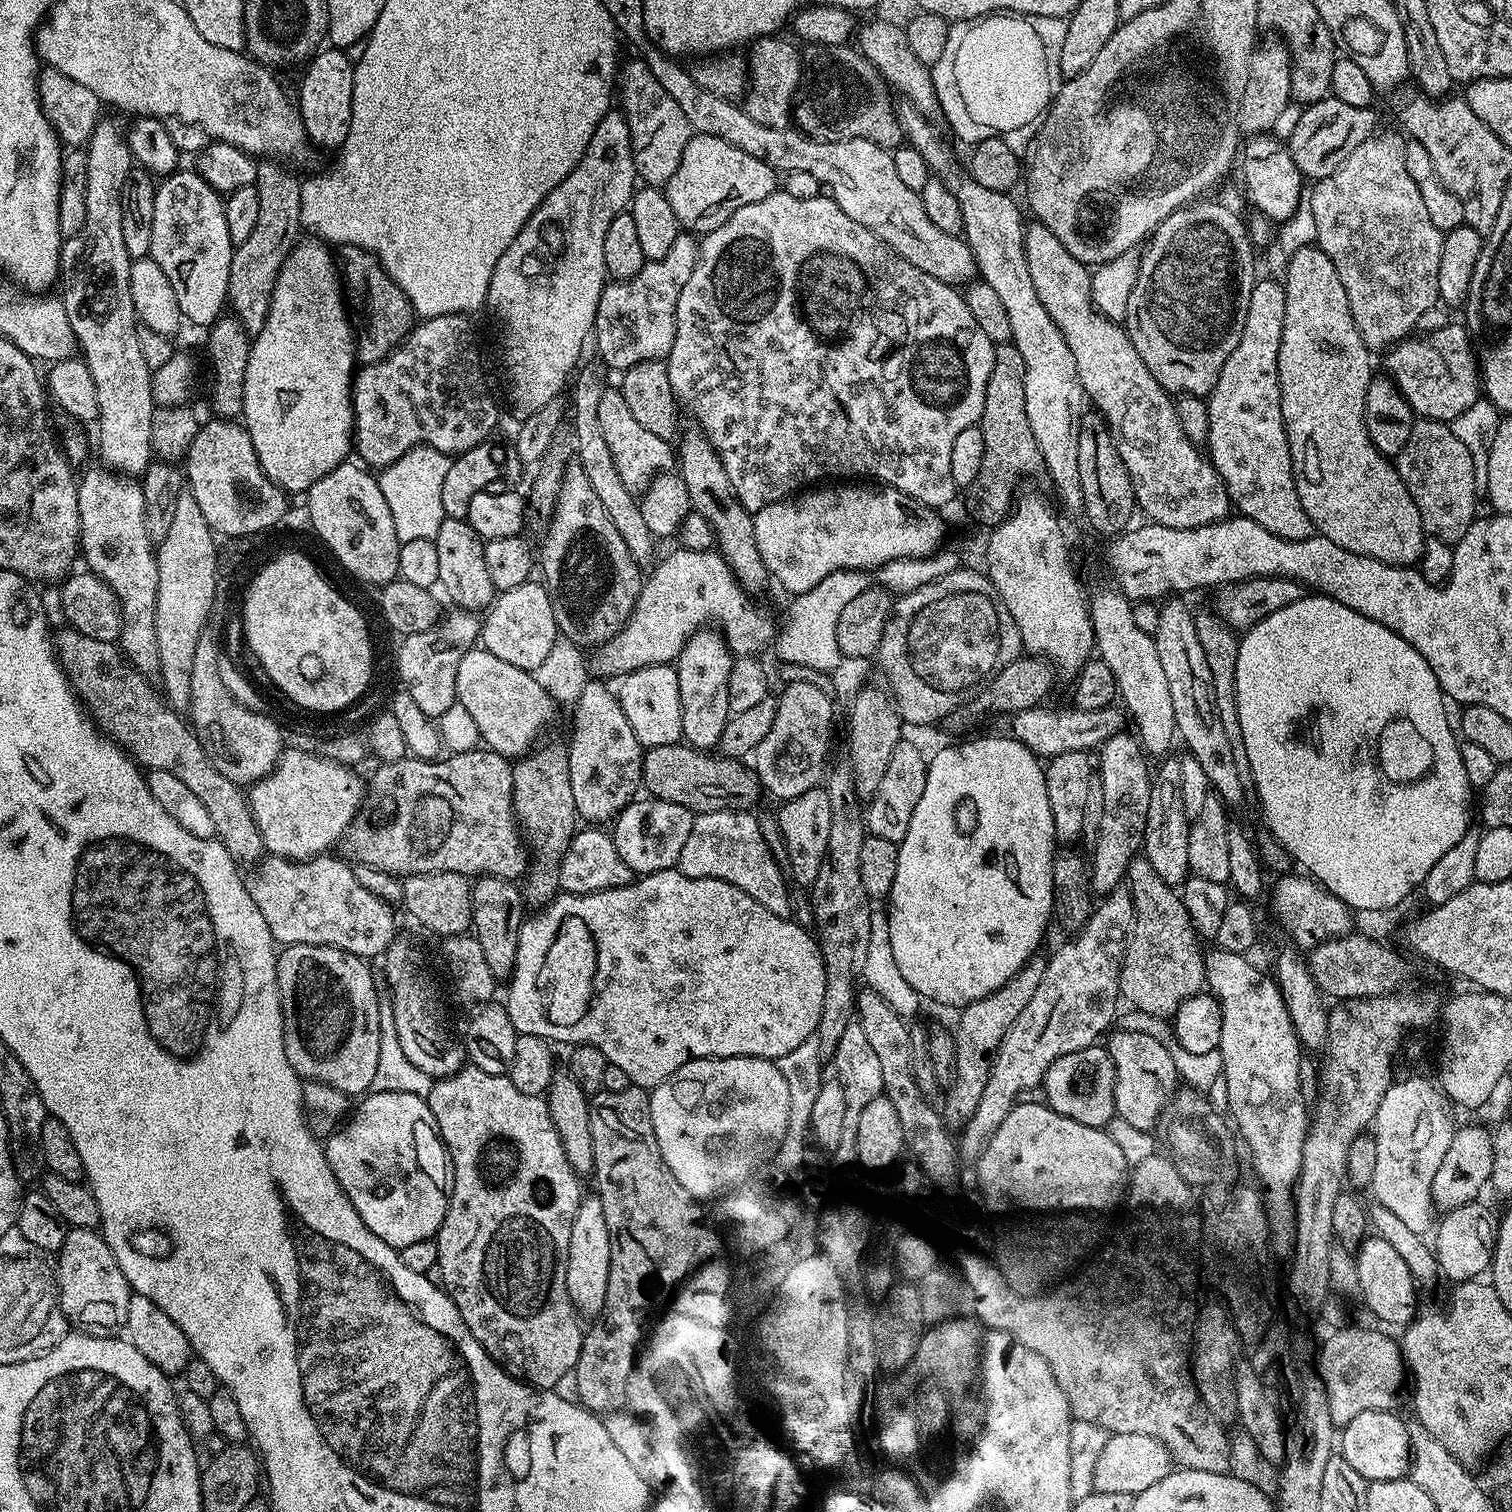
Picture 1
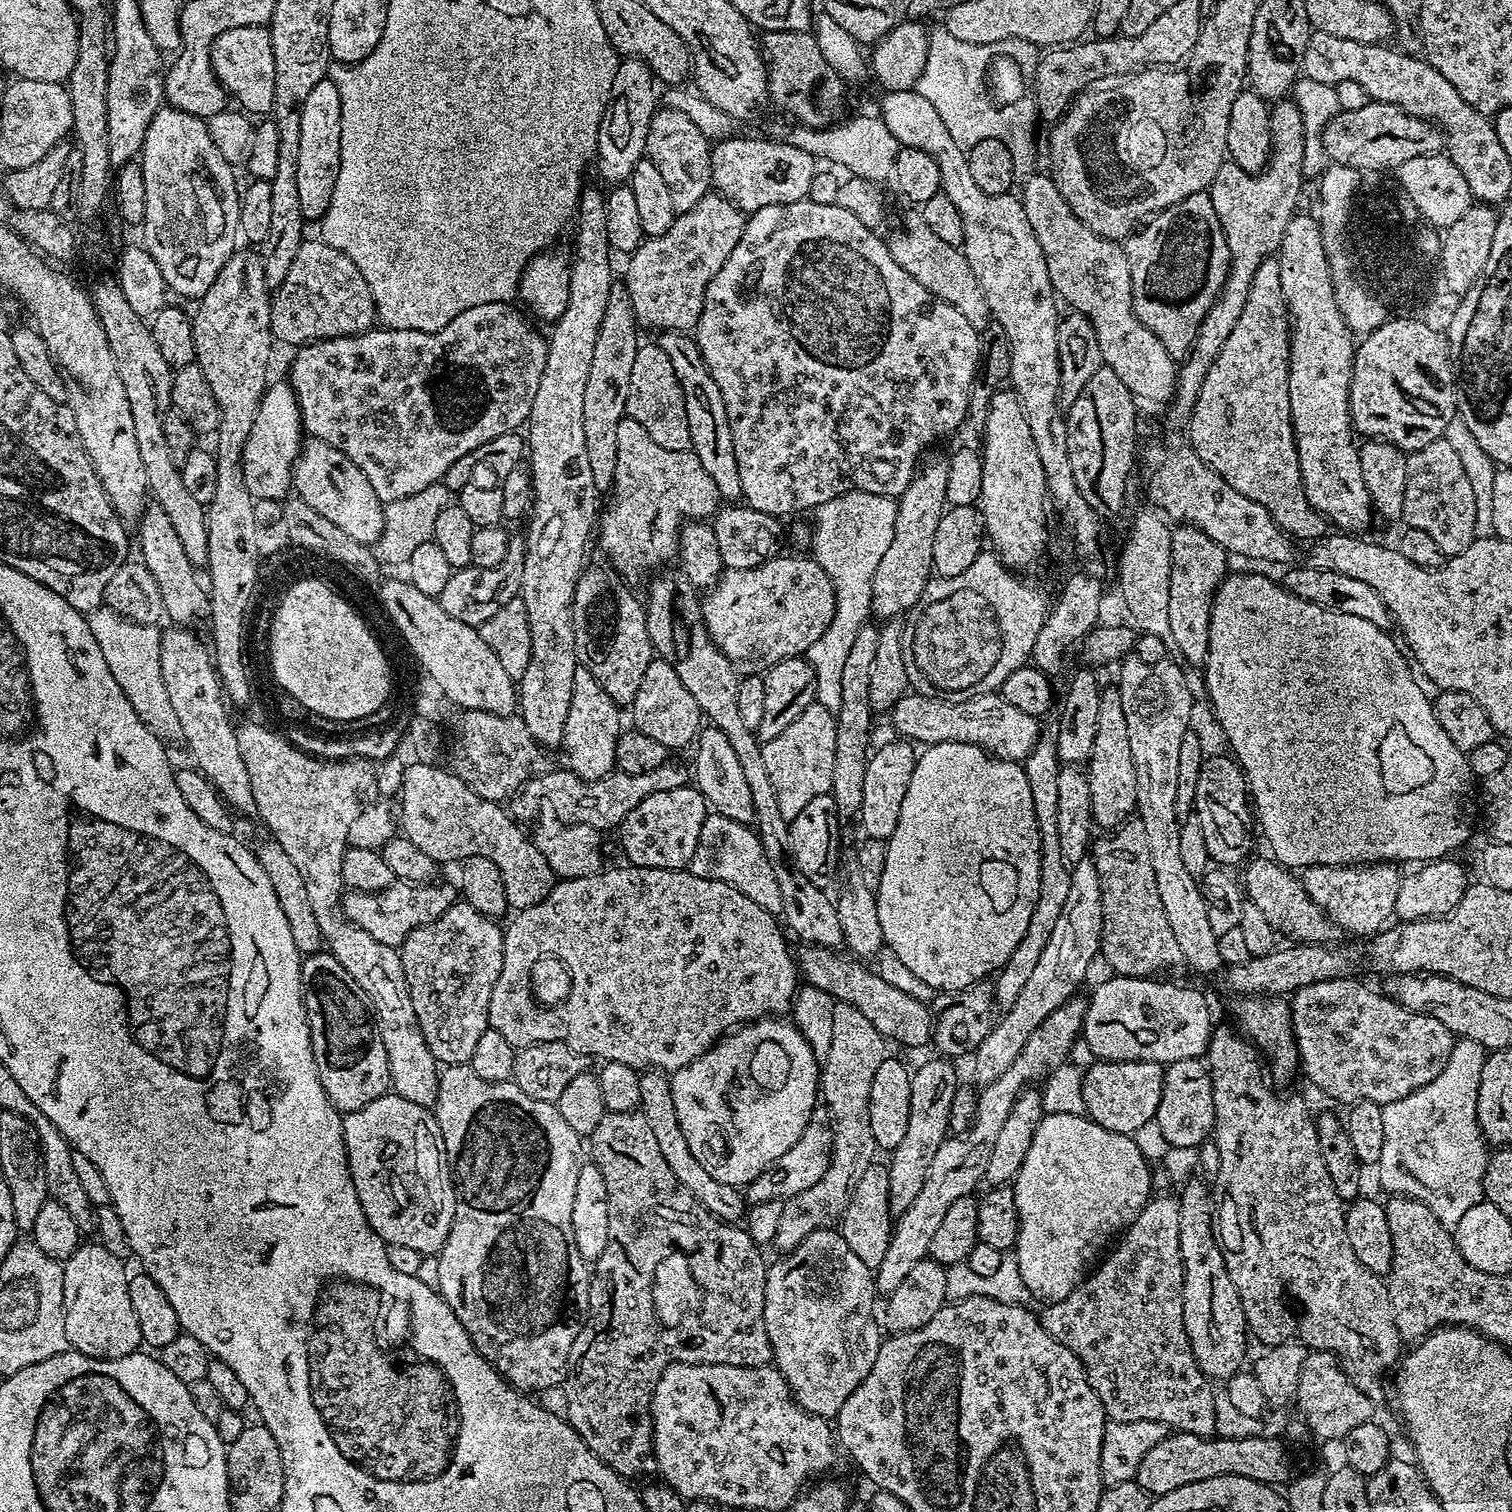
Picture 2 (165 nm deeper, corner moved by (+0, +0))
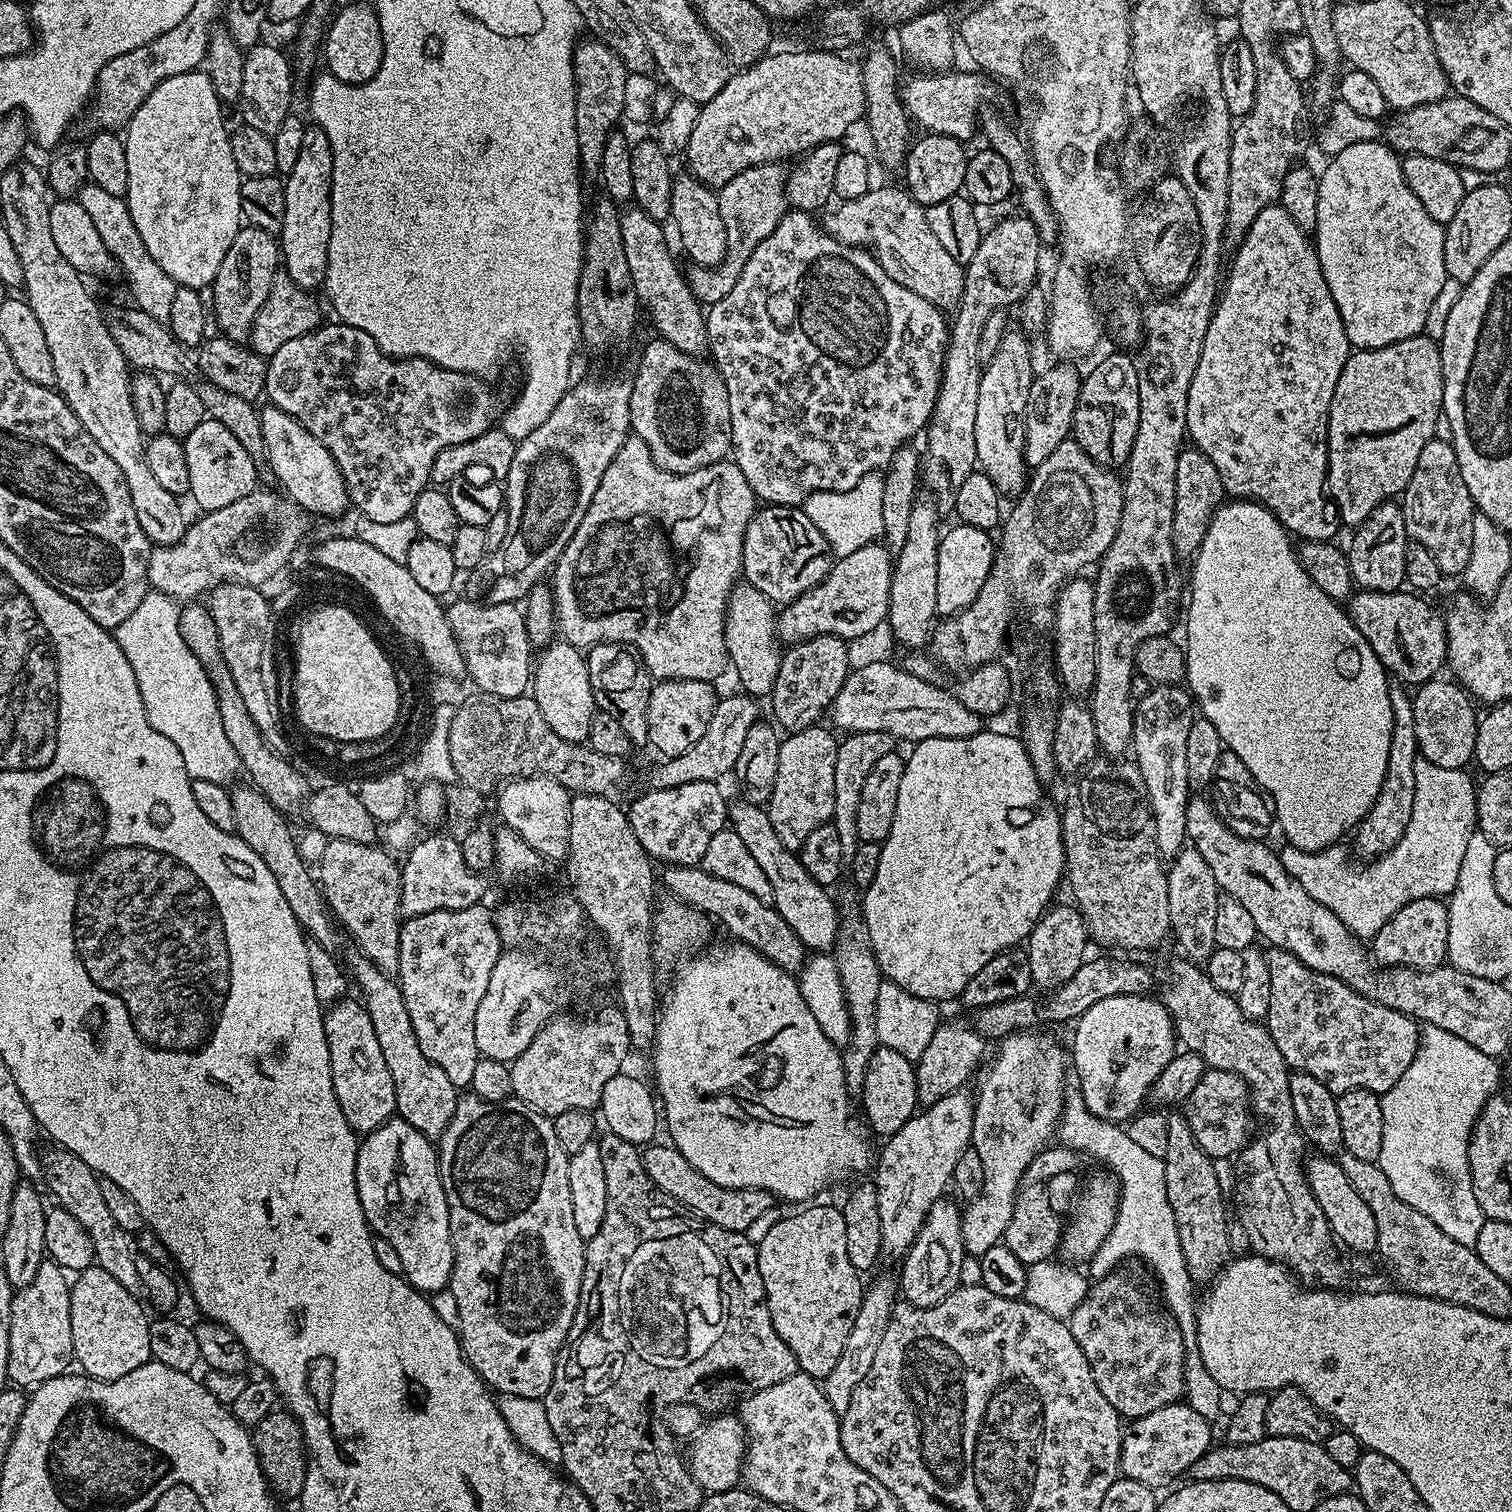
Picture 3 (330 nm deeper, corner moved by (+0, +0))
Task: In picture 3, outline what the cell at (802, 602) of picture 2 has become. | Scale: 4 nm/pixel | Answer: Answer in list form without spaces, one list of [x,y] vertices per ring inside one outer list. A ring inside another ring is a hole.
[[[880,542],[867,544],[862,550],[854,550],[854,554],[839,557],[821,584],[779,609],[779,639],[791,646],[815,636],[841,636],[855,642],[859,636],[870,635],[888,618],[893,563],[894,557]]]

